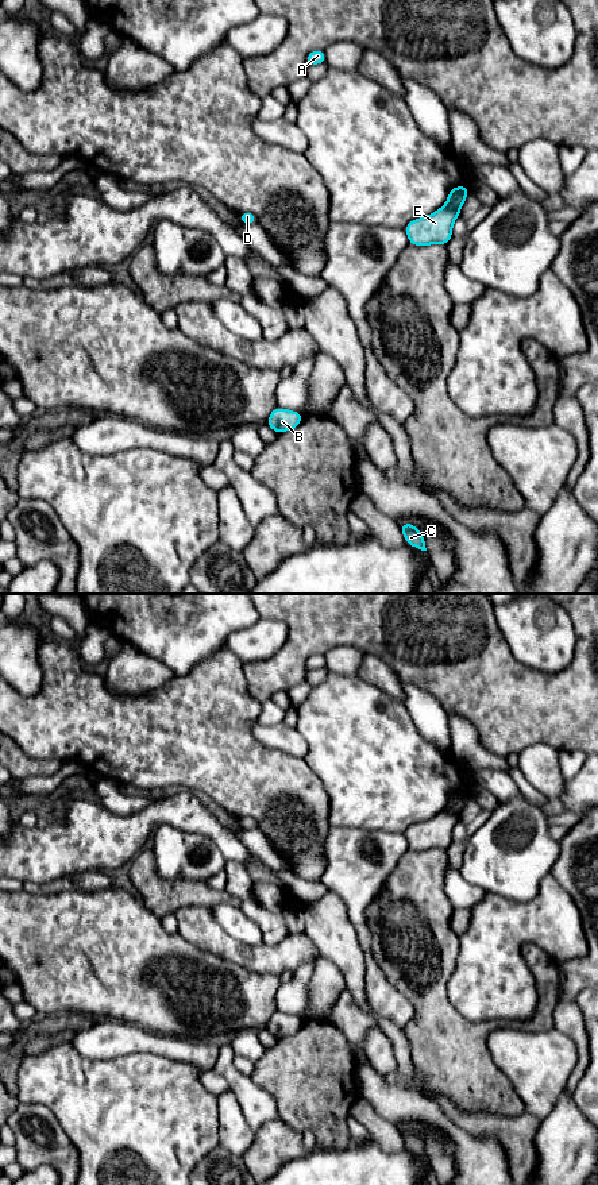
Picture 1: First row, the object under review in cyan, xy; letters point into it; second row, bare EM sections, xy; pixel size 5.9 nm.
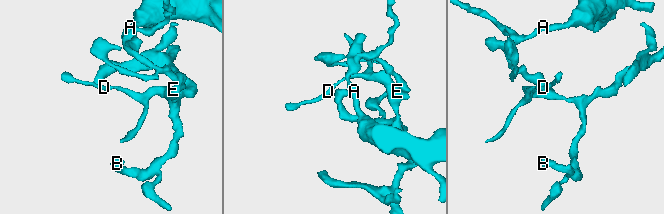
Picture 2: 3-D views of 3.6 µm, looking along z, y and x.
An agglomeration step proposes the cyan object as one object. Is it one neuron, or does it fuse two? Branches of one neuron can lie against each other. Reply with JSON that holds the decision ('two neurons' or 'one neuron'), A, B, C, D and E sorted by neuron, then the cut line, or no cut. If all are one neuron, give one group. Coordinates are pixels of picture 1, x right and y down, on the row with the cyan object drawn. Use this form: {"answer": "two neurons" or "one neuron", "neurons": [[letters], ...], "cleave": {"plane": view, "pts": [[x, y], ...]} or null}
{"answer": "two neurons", "neurons": [["A"], ["B", "C", "D", "E"]], "cleave": {"plane": "xy", "pts": [[444, 205], [459, 209]]}}

